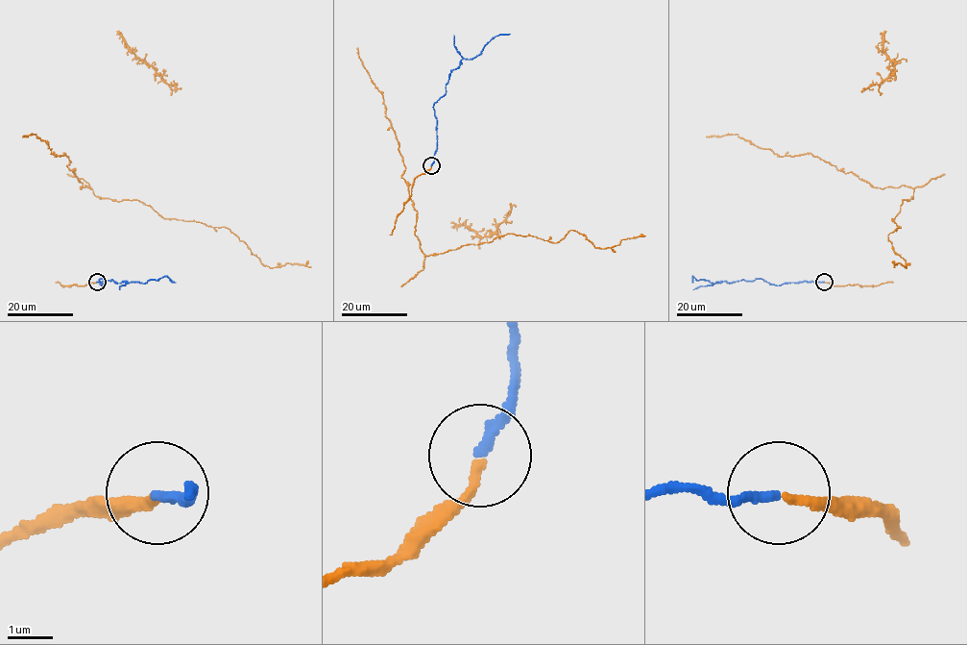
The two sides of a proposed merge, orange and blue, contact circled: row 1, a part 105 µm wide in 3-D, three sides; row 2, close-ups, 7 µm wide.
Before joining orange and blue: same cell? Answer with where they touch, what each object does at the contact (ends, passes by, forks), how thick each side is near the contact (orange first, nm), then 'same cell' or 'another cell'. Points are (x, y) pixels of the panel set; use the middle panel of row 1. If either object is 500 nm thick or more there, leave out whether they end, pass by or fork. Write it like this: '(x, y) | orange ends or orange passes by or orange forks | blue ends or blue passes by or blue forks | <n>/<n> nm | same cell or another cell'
(431, 165) | orange ends | blue ends | 200/220 nm | same cell

